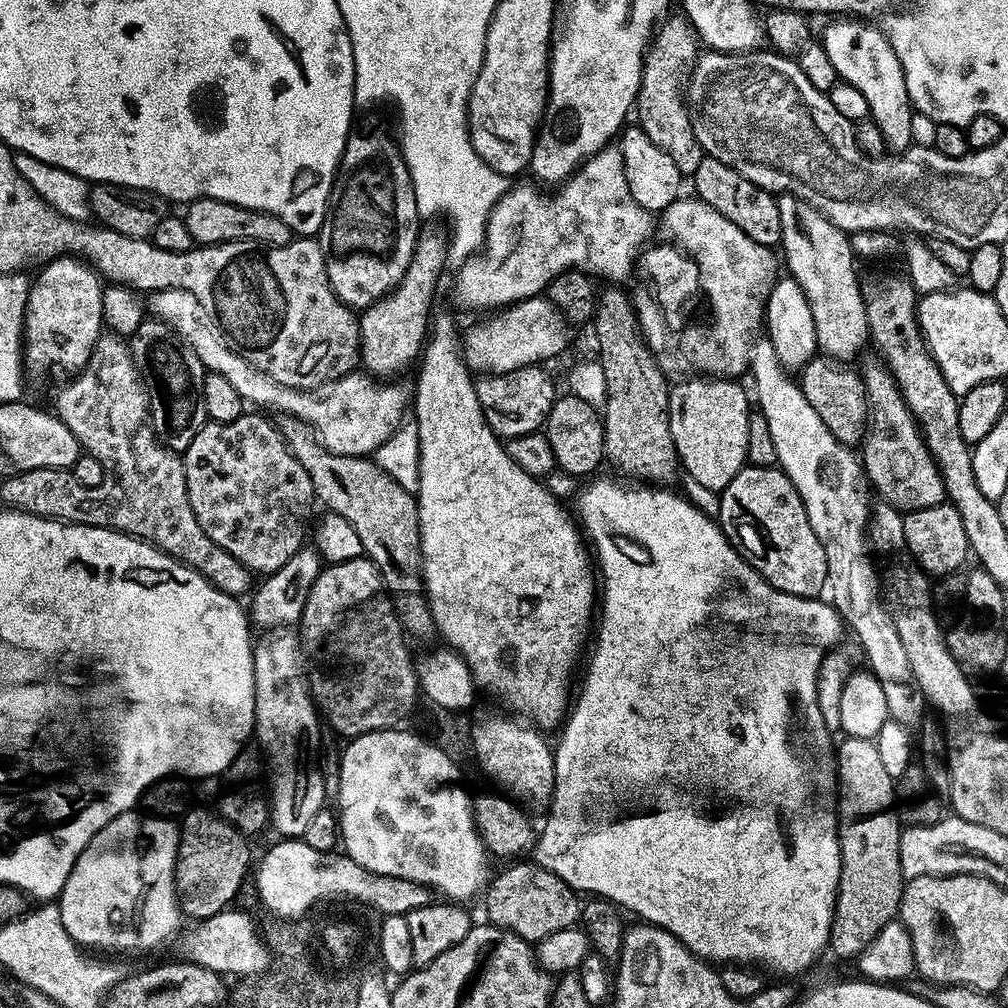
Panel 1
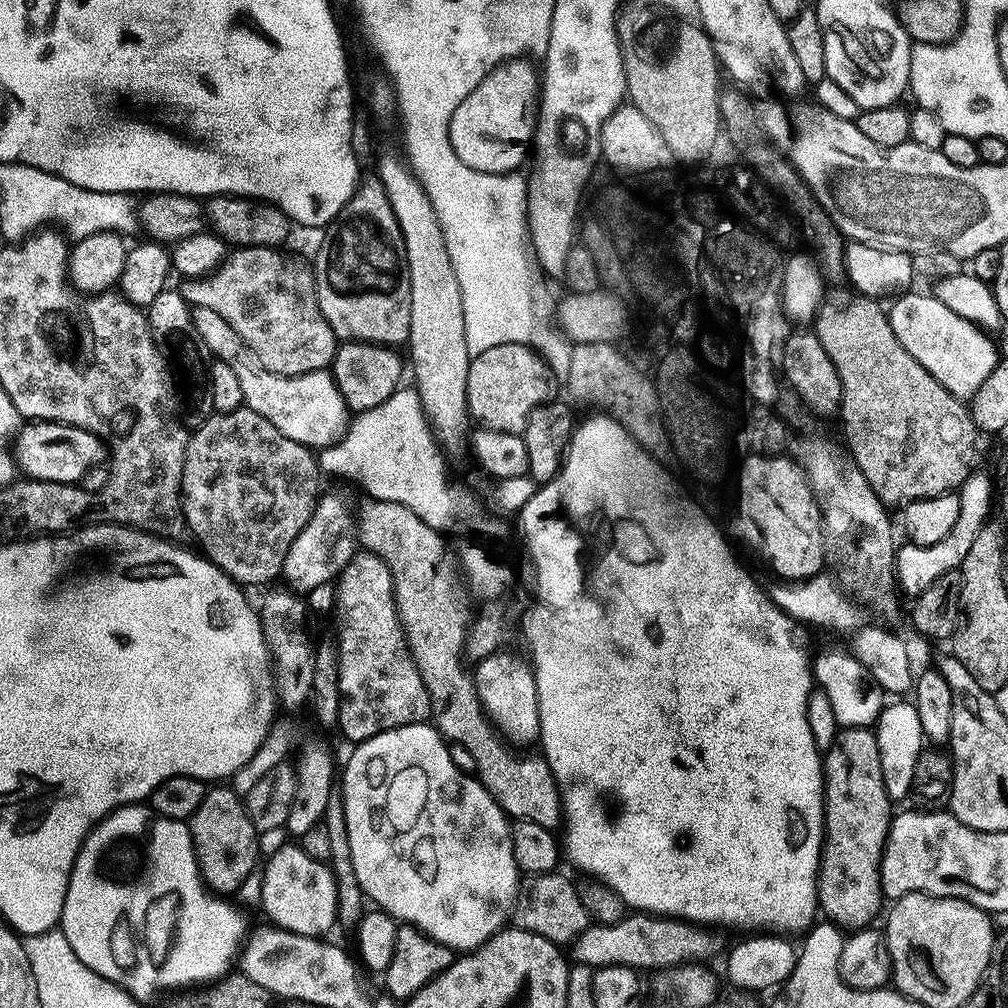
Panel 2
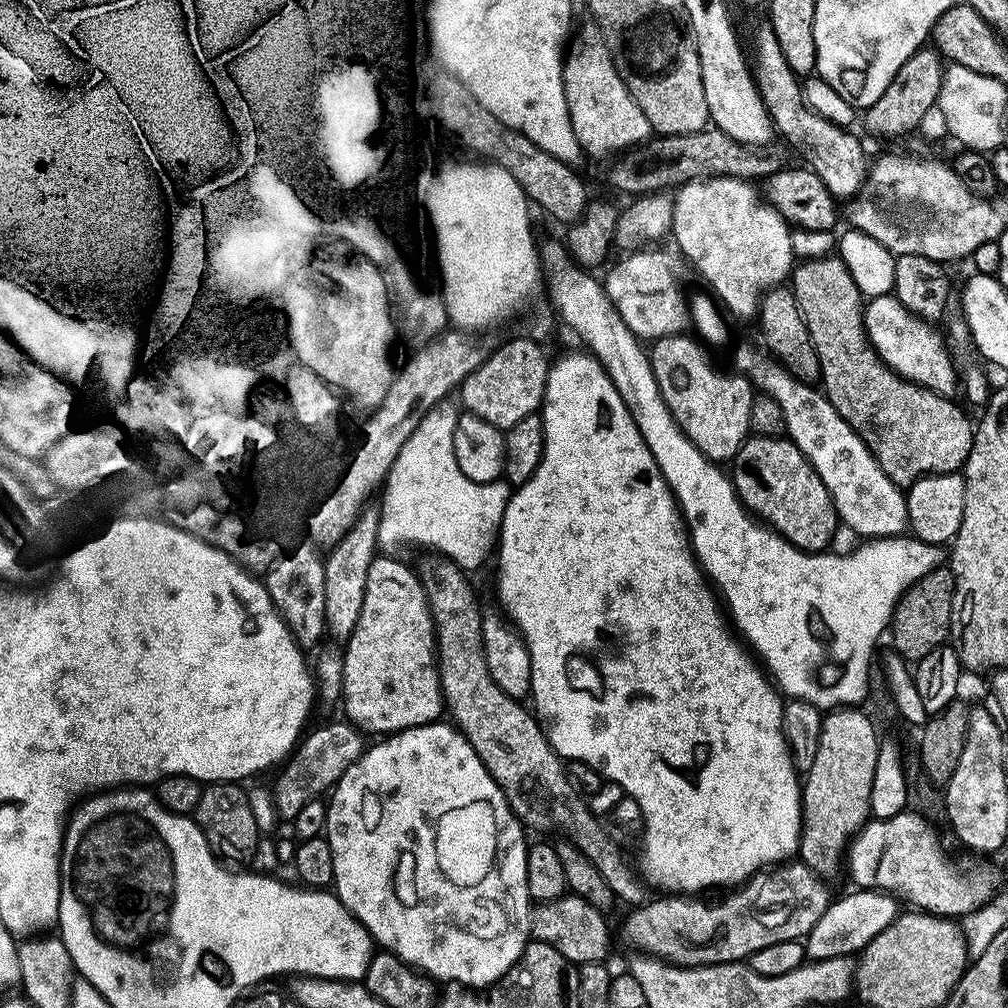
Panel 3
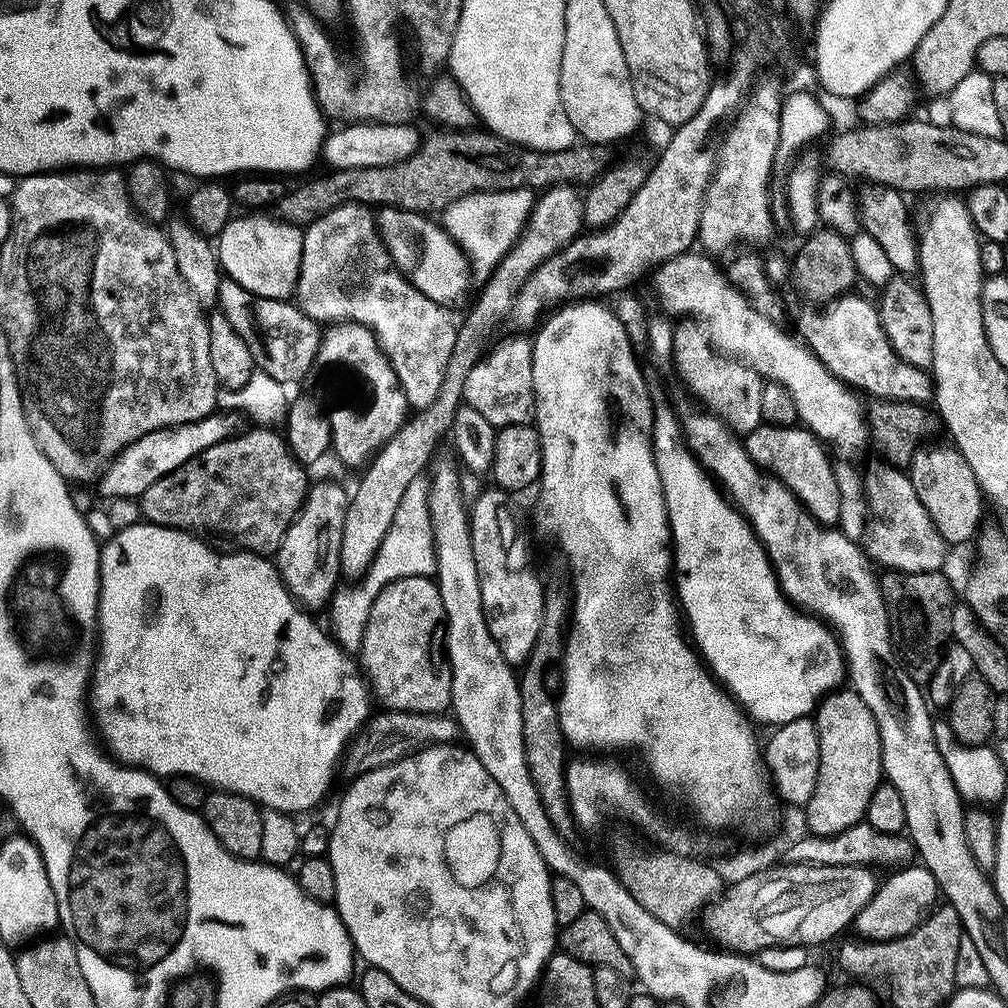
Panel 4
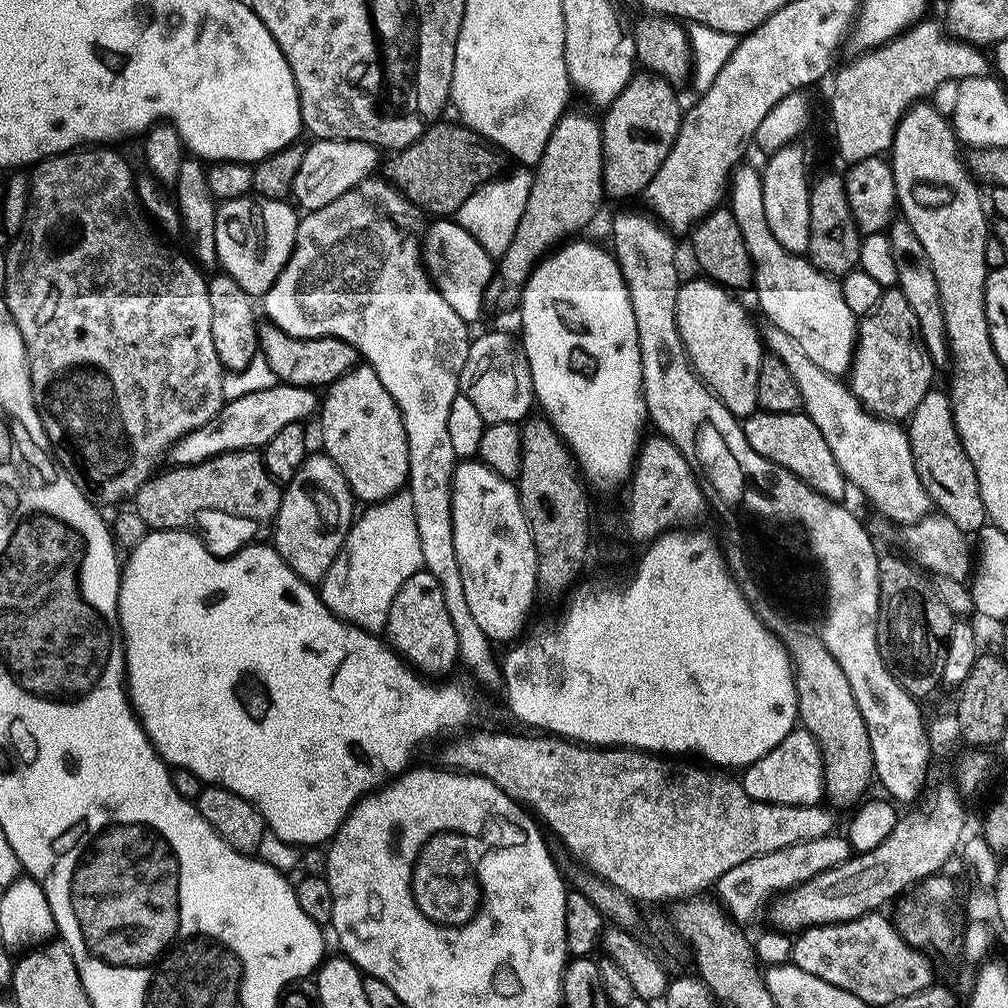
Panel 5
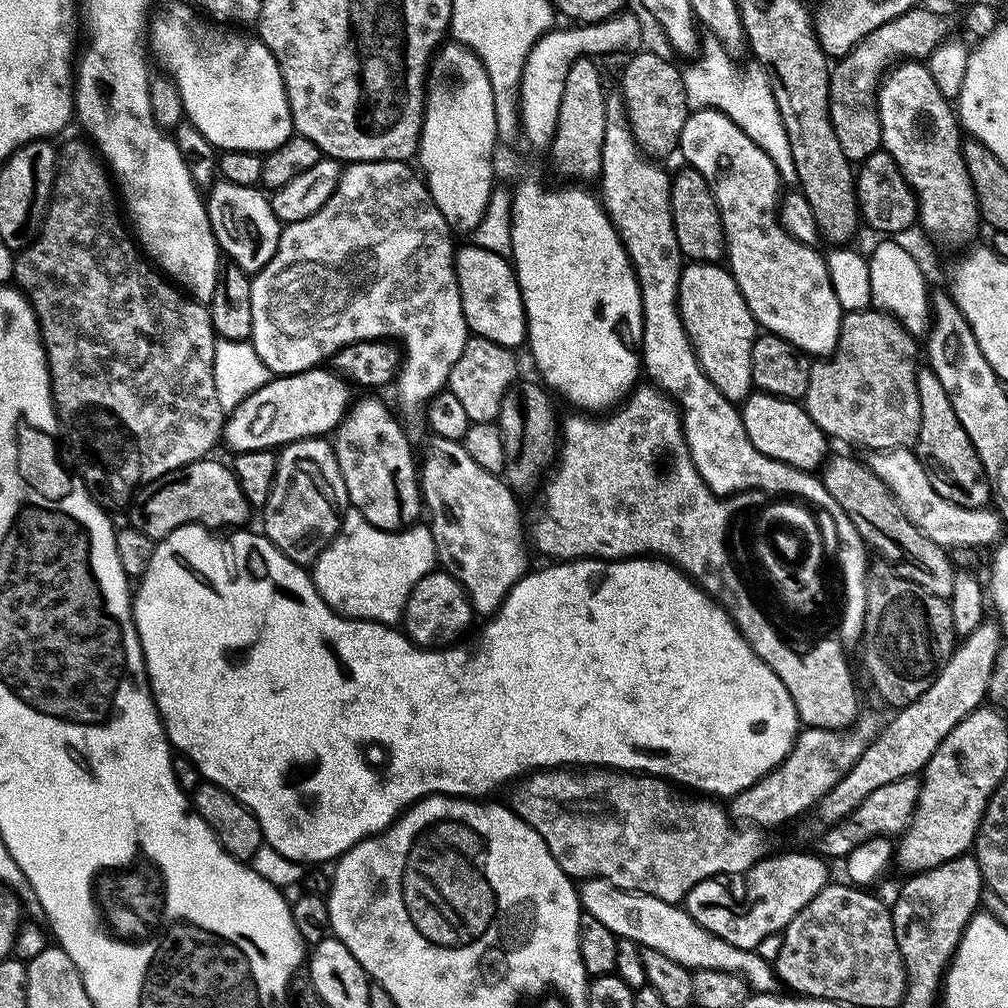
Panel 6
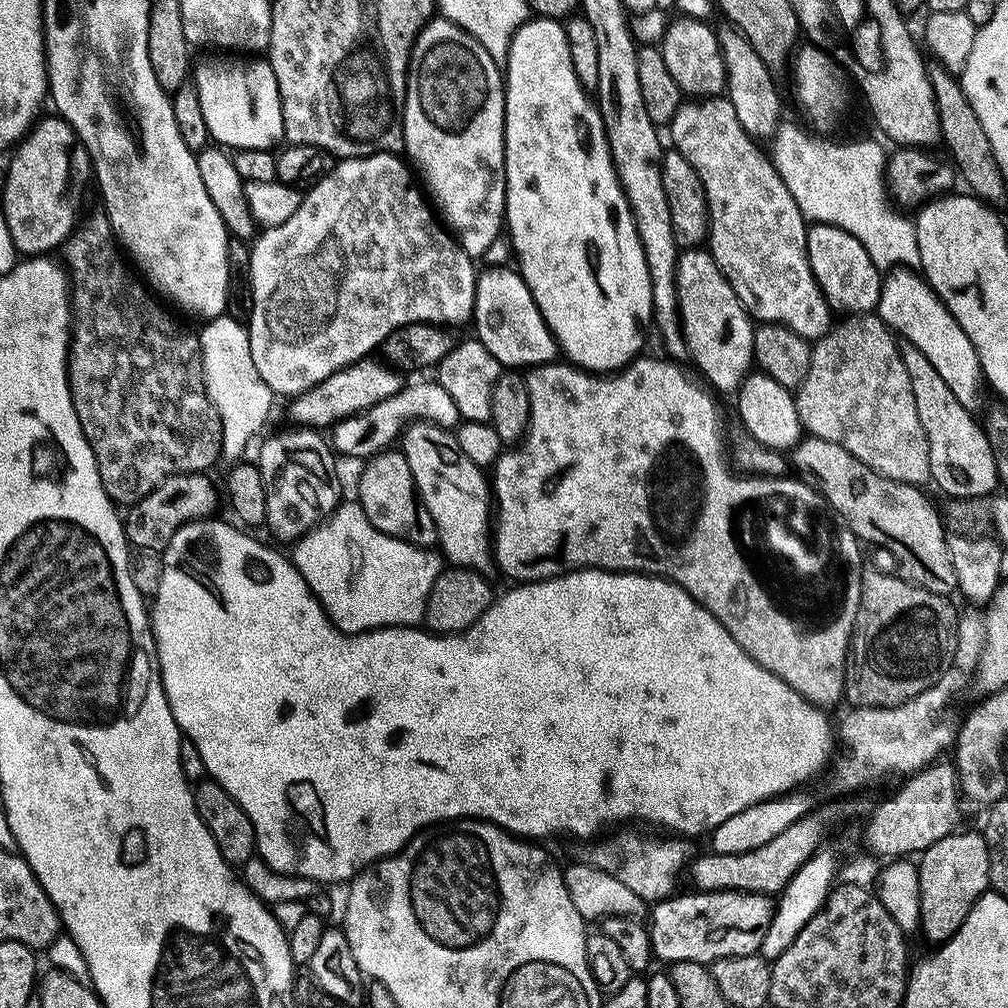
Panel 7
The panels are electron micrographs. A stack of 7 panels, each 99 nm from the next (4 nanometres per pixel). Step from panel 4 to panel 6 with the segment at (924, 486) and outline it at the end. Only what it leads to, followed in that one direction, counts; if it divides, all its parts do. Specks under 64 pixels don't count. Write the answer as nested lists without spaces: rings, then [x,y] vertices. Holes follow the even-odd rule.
[[[930,370],[921,371],[918,394],[922,402],[918,455],[928,470],[934,490],[938,490],[938,494],[942,494],[946,502],[954,502],[954,506],[987,509],[988,499],[991,501],[994,496],[992,486],[978,458],[978,450],[974,450],[974,442],[970,442],[970,434],[966,434],[966,430],[962,430],[962,422],[958,422],[958,414],[950,402],[950,394],[946,394],[942,382],[938,382],[938,374]]]

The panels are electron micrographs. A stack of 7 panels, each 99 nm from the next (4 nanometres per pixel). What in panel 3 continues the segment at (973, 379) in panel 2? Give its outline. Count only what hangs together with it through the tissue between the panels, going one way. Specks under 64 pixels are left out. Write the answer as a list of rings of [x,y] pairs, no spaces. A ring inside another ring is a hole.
[[[895,295],[877,296],[867,305],[864,325],[868,331],[868,341],[880,359],[892,371],[898,373],[909,384],[919,384],[938,392],[945,398],[955,397],[956,368],[952,365],[952,356],[948,353],[949,345],[935,332],[929,321],[920,319]]]

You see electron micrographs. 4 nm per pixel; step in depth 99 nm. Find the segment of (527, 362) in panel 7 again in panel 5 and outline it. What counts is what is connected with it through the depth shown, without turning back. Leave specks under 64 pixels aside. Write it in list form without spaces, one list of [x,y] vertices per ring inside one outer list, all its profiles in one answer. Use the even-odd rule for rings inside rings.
[[[440,218],[436,224],[427,229],[422,237],[422,259],[424,267],[428,269],[428,275],[432,283],[450,302],[454,314],[462,318],[469,326],[476,323],[484,316],[484,304],[488,300],[488,287],[494,275],[494,258],[470,234],[452,218]]]

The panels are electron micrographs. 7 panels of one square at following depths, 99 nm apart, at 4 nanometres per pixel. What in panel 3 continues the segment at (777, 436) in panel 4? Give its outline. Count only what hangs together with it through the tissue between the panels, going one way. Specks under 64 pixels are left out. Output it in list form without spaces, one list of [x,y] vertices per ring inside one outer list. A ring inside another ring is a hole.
[[[765,436],[749,439],[748,443],[744,445],[744,449],[737,454],[734,467],[736,467],[734,488],[735,484],[737,488],[735,491],[753,517],[759,518],[765,525],[773,524],[777,528],[773,529],[787,543],[795,544],[797,548],[809,554],[823,553],[829,547],[827,544],[835,538],[836,524],[838,526],[835,503],[831,498],[830,490],[826,488],[822,478],[815,472],[814,466],[790,439],[771,440]]]

